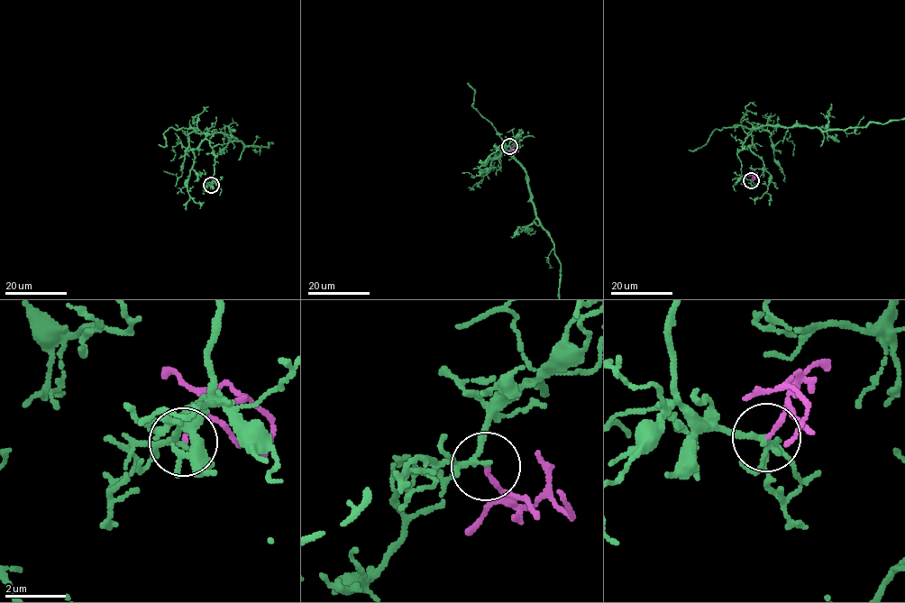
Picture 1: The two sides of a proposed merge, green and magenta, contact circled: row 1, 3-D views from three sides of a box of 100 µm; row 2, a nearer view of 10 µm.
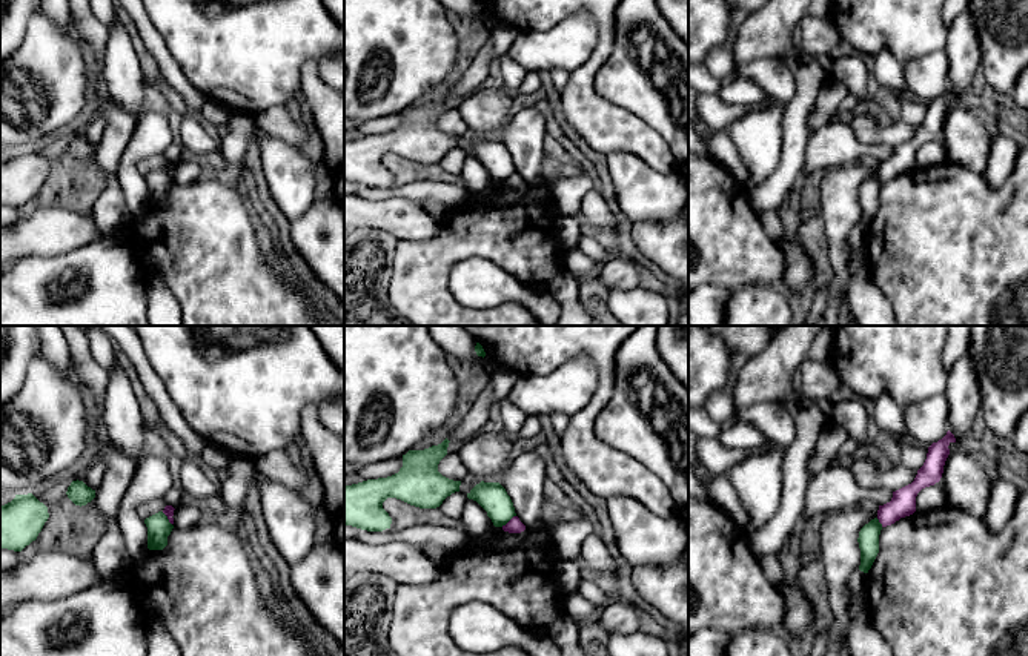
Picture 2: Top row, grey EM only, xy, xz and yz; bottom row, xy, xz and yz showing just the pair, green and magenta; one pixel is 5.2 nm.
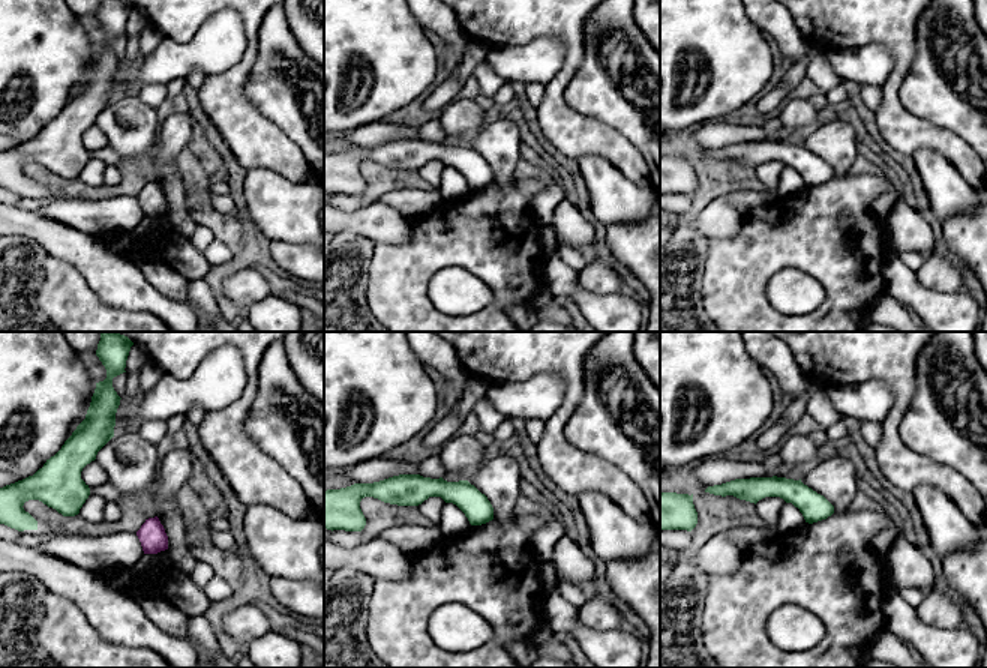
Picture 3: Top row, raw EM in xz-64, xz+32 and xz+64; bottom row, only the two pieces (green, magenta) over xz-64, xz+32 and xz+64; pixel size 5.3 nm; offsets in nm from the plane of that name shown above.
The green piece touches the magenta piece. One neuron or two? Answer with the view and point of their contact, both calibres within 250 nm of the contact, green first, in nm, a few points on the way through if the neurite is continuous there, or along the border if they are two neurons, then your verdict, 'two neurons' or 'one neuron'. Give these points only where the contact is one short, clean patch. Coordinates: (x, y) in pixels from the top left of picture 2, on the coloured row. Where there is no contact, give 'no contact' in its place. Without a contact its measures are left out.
meets green in xz at (507, 521); 160 nm thick on the green side, 80 nm on the other; border along xz (515, 515), (501, 526); two neurons

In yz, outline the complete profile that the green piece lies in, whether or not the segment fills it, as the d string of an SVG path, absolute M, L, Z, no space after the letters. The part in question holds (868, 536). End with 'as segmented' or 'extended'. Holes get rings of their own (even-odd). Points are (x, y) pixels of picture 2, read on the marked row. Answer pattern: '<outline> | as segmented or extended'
M877 518L865 524L859 532L861 565L859 570L868 573L877 553L879 553L879 535L882 524Z | as segmented

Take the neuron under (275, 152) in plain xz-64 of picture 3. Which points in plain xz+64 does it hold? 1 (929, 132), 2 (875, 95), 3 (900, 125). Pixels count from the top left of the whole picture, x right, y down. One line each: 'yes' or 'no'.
1: yes
2: no
3: yes

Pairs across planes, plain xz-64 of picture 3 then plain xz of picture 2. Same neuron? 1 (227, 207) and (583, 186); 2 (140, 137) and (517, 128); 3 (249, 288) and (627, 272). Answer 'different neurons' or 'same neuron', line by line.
1: different neurons
2: different neurons
3: same neuron

